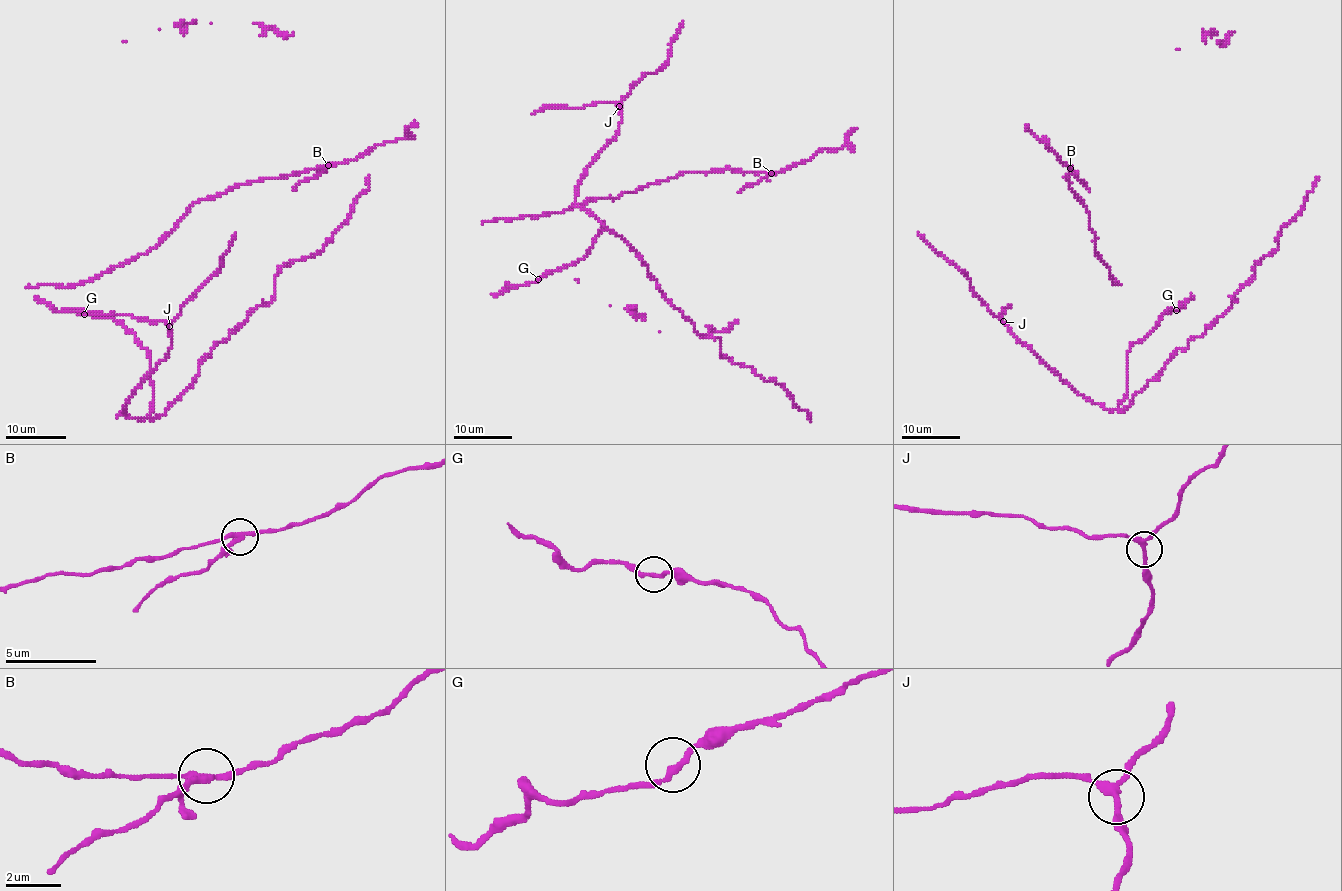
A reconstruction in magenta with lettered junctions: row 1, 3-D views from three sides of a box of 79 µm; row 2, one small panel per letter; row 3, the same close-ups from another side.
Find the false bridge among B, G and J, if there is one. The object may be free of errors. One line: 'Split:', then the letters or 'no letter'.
Split: B

